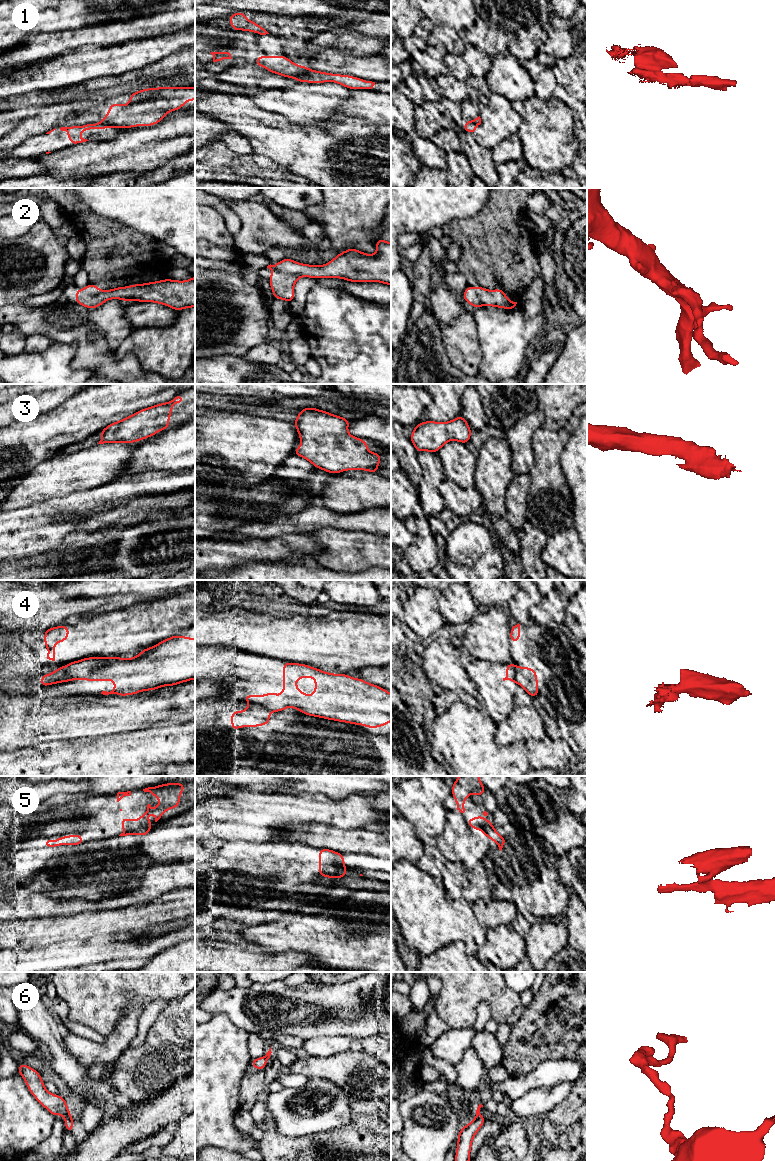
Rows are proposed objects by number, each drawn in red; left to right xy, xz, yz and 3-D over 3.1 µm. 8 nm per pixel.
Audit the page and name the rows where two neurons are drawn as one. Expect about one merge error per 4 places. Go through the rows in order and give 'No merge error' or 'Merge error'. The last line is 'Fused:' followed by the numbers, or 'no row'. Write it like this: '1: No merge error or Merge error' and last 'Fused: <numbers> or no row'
1: Merge error
2: No merge error
3: No merge error
4: Merge error
5: Merge error
6: No merge error
Fused: 1, 4, 5

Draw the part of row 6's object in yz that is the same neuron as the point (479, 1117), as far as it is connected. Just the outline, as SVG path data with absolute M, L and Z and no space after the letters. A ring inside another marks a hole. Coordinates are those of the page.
M479 1104L476 1110L475 1119L468 1125L461 1127L458 1134L457 1150L455 1155L455 1161L469 1161L471 1144L475 1134L480 1130L481 1126L485 1123L484 1116L480 1113L480 1108L483 1105Z

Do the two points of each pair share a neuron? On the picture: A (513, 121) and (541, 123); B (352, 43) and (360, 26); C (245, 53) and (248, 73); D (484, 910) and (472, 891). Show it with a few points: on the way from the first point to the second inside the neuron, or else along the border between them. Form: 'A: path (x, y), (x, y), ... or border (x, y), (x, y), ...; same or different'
A: border (514, 109), (522, 118), (522, 124), (516, 133); different
B: border (339, 30), (357, 30), (365, 35); different
C: border (244, 63), (257, 64), (270, 71); different
D: border (477, 898), (472, 902); different

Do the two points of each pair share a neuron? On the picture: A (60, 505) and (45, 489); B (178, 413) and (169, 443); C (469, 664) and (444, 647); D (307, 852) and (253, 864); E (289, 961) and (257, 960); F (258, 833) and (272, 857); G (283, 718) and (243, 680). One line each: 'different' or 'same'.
A: different
B: different
C: different
D: same
E: same
F: different
G: different

